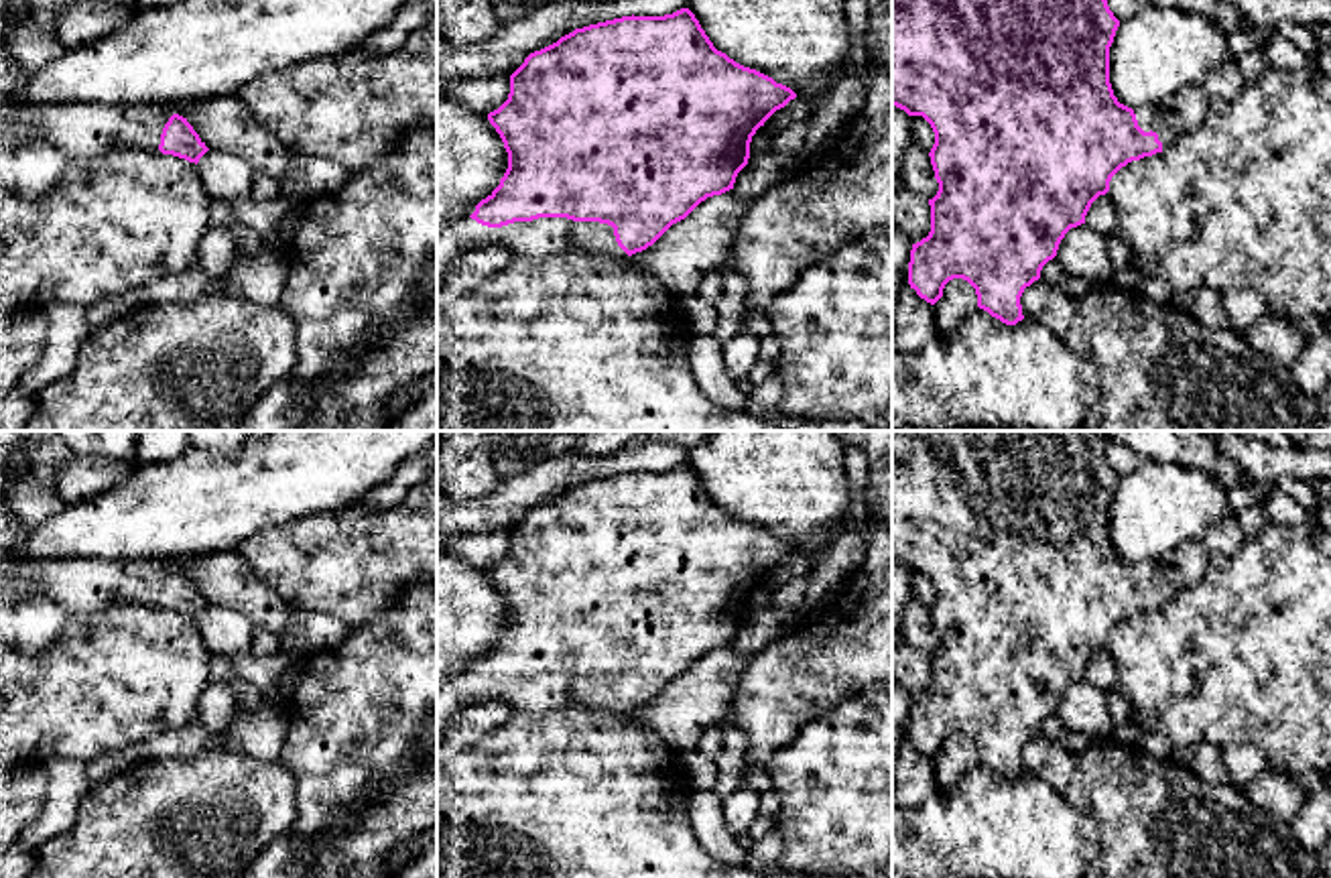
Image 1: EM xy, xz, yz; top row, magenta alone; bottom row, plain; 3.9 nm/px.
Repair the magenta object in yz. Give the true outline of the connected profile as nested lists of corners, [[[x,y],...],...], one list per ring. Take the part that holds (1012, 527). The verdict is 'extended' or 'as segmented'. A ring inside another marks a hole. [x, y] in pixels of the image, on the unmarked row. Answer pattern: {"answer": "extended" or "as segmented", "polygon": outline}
{"answer": "extended", "polygon": [[[892,431],[892,561],[908,571],[923,571],[935,600],[929,608],[939,646],[931,661],[931,687],[912,699],[908,740],[921,754],[935,760],[953,734],[967,736],[977,750],[977,762],[1006,780],[1024,774],[1020,752],[1040,734],[1042,722],[1057,711],[1059,699],[1071,683],[1085,679],[1091,658],[1110,646],[1112,632],[1132,616],[1152,612],[1172,602],[1177,589],[1166,579],[1160,561],[1128,563],[1118,557],[1110,539],[1110,502],[1120,476],[1107,461],[1107,435],[1101,431]]]}

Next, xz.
{"answer": "extended", "polygon": [[[689,463],[575,484],[530,508],[510,530],[508,555],[488,569],[508,608],[508,624],[469,669],[437,677],[437,742],[465,705],[490,697],[530,713],[567,707],[630,713],[646,705],[701,656],[734,644],[748,620],[752,591],[795,553],[790,543],[717,506]]]}

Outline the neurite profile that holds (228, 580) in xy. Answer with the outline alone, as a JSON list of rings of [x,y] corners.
[[[236,551],[191,557],[179,571],[209,606],[236,610],[276,636],[293,624],[295,610]]]

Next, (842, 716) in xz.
[[[872,683],[849,701],[841,701],[823,715],[809,719],[770,758],[766,770],[772,789],[782,799],[774,817],[782,835],[782,852],[776,864],[780,872],[892,878],[892,683]]]

